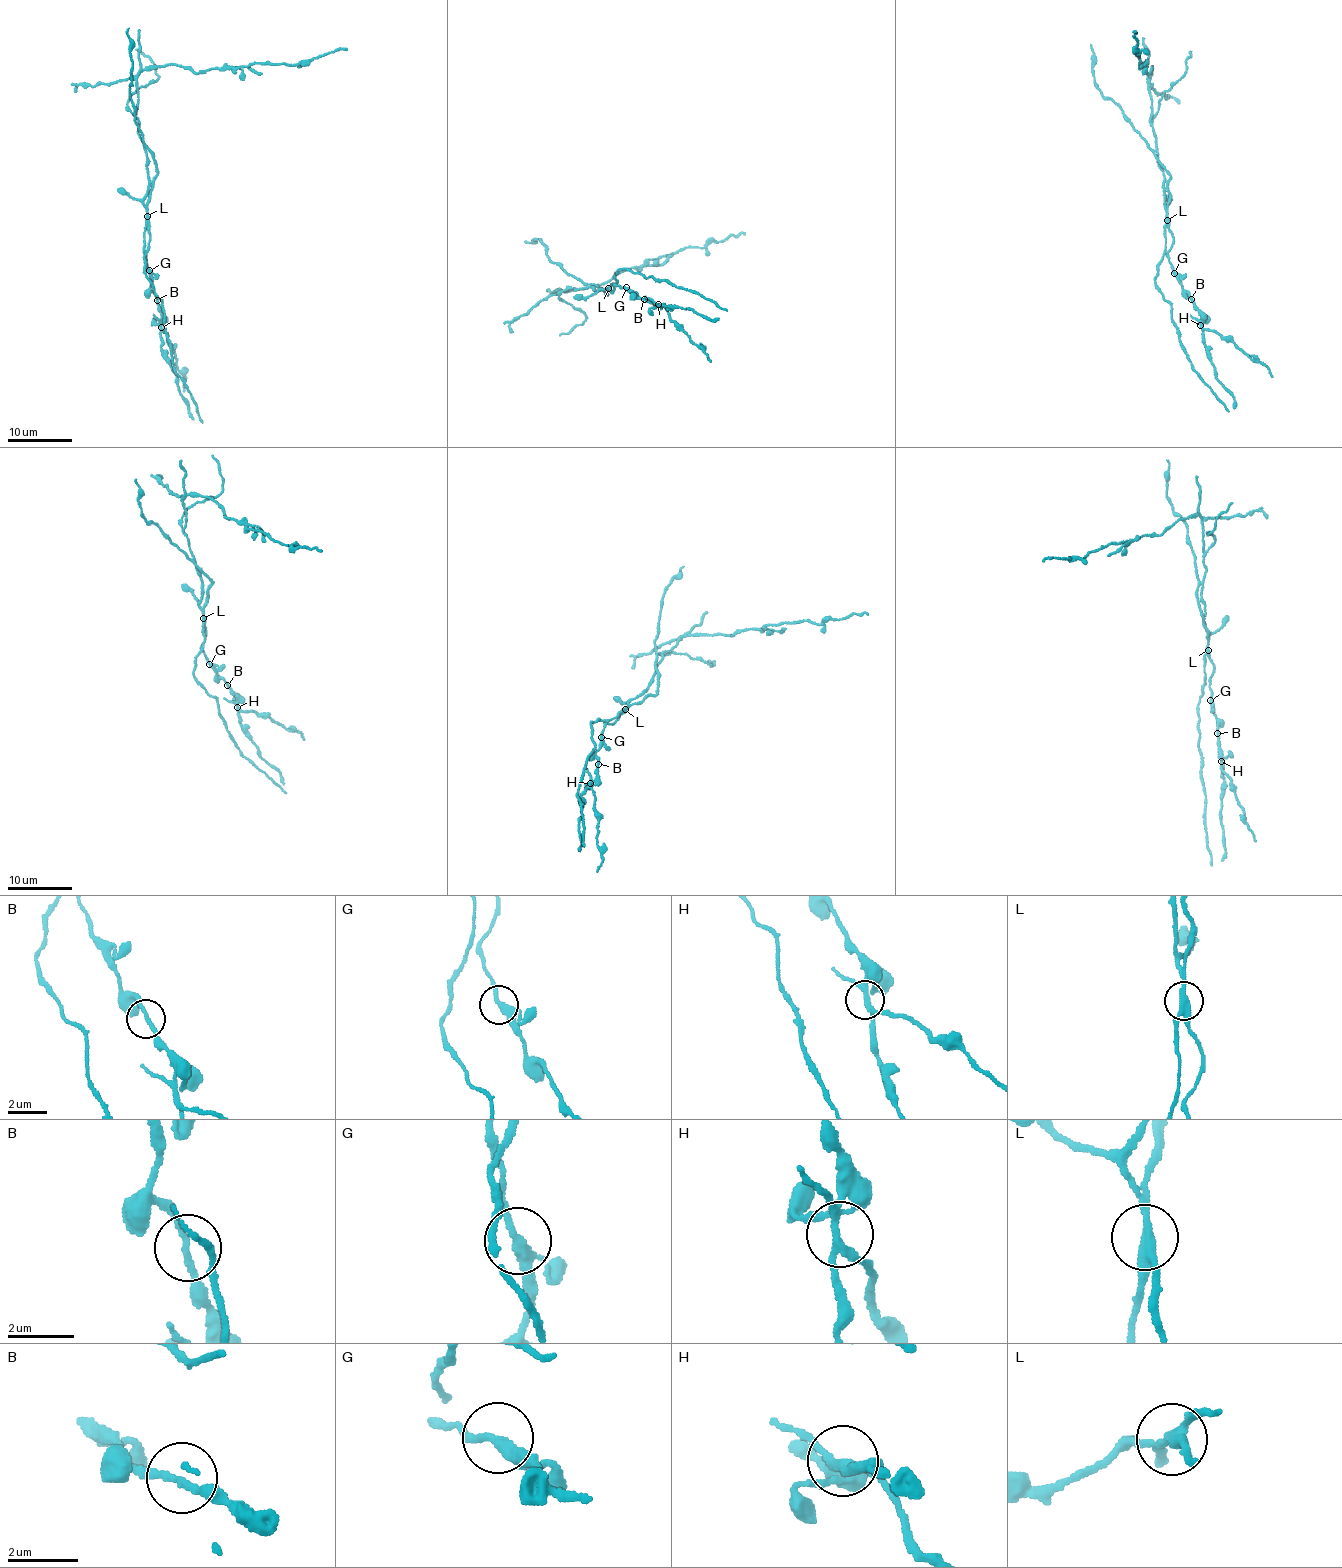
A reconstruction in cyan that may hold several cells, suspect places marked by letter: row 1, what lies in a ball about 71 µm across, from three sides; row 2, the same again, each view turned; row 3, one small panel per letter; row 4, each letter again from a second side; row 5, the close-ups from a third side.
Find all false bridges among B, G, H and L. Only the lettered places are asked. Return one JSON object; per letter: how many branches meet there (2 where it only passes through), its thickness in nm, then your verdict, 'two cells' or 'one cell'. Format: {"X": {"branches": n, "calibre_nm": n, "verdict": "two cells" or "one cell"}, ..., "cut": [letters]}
{"B": {"branches": 2, "calibre_nm": 180, "verdict": "one cell"}, "G": {"branches": 3, "calibre_nm": 260, "verdict": "one cell"}, "H": {"branches": 4, "calibre_nm": 200, "verdict": "two cells"}, "L": {"branches": 3, "calibre_nm": 300, "verdict": "two cells"}, "cut": ["H", "L"]}

